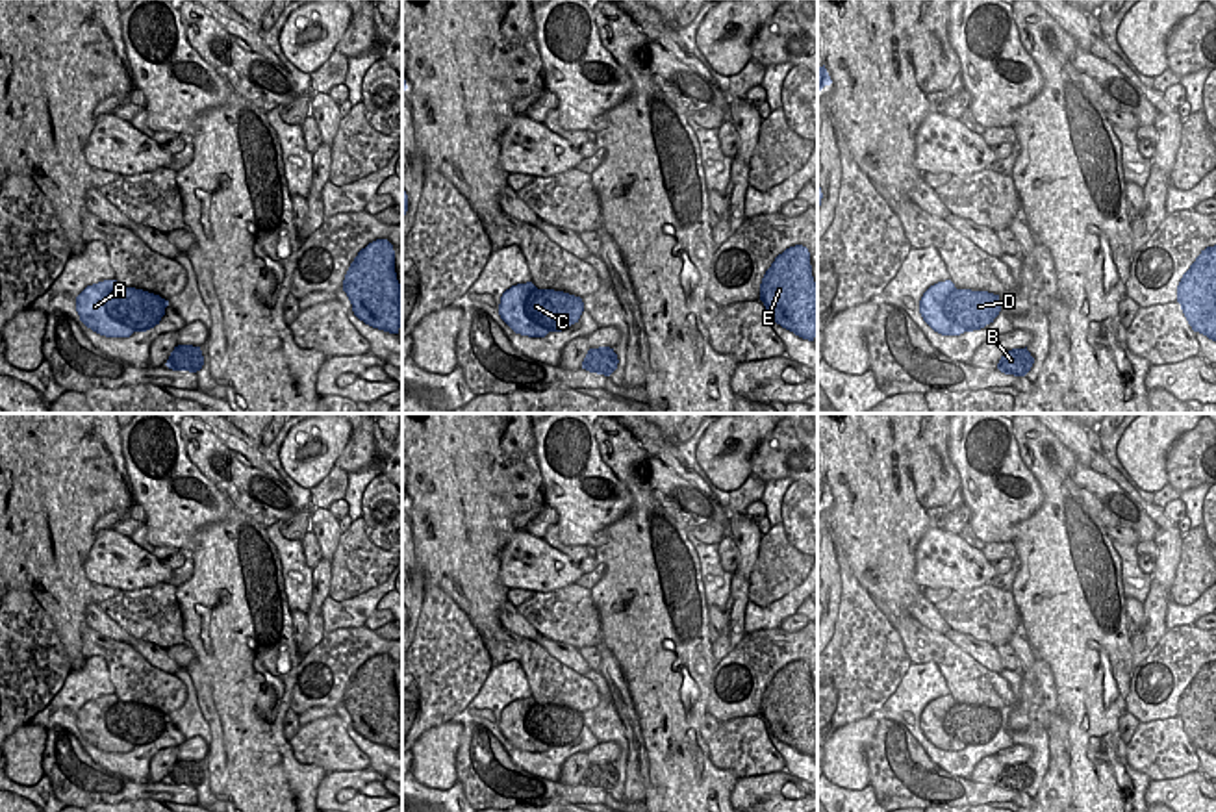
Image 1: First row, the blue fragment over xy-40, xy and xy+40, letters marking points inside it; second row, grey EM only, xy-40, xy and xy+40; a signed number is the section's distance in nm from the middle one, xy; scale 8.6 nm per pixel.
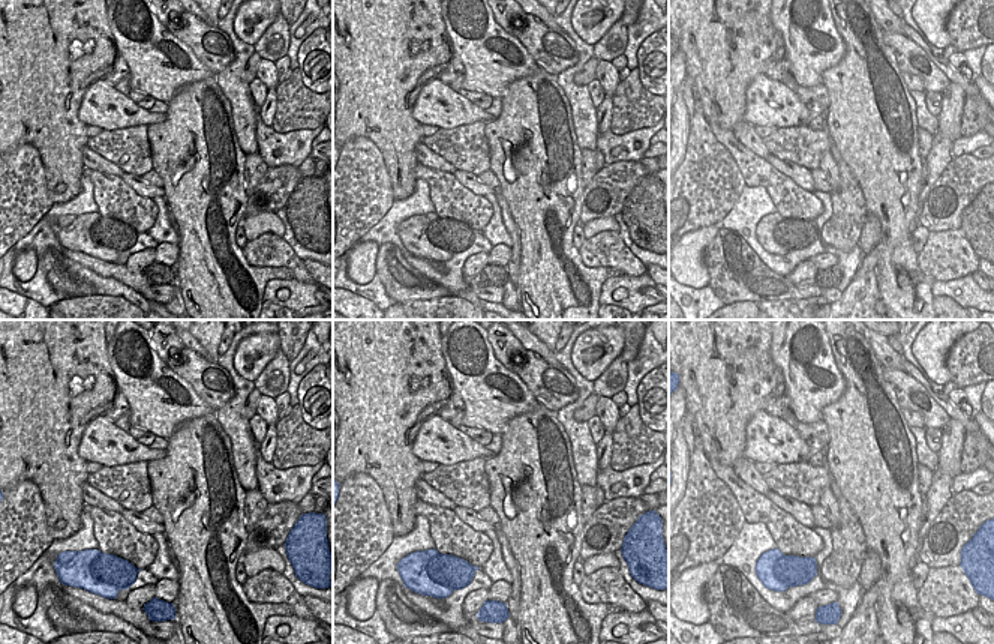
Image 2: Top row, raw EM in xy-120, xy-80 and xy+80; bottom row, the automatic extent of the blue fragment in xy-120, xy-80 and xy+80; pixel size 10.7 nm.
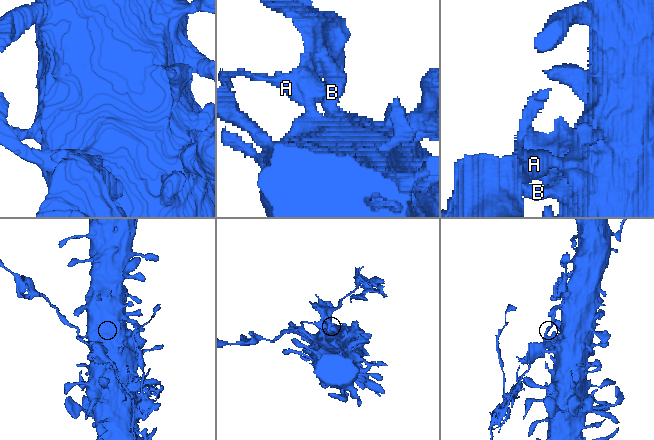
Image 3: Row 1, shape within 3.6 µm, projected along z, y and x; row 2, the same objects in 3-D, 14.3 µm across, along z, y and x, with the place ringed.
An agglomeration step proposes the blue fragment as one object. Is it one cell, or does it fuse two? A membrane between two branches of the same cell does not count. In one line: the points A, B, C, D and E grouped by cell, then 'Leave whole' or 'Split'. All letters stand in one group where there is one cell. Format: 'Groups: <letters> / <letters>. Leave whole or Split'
Groups: A B / C D E. Split.

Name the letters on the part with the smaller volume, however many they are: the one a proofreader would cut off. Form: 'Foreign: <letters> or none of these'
Foreign: A, B

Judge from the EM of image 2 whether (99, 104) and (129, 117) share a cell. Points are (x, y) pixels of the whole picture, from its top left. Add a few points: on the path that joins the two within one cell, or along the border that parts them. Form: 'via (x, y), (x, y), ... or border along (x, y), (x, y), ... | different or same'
via (107, 108), (122, 113) | same

